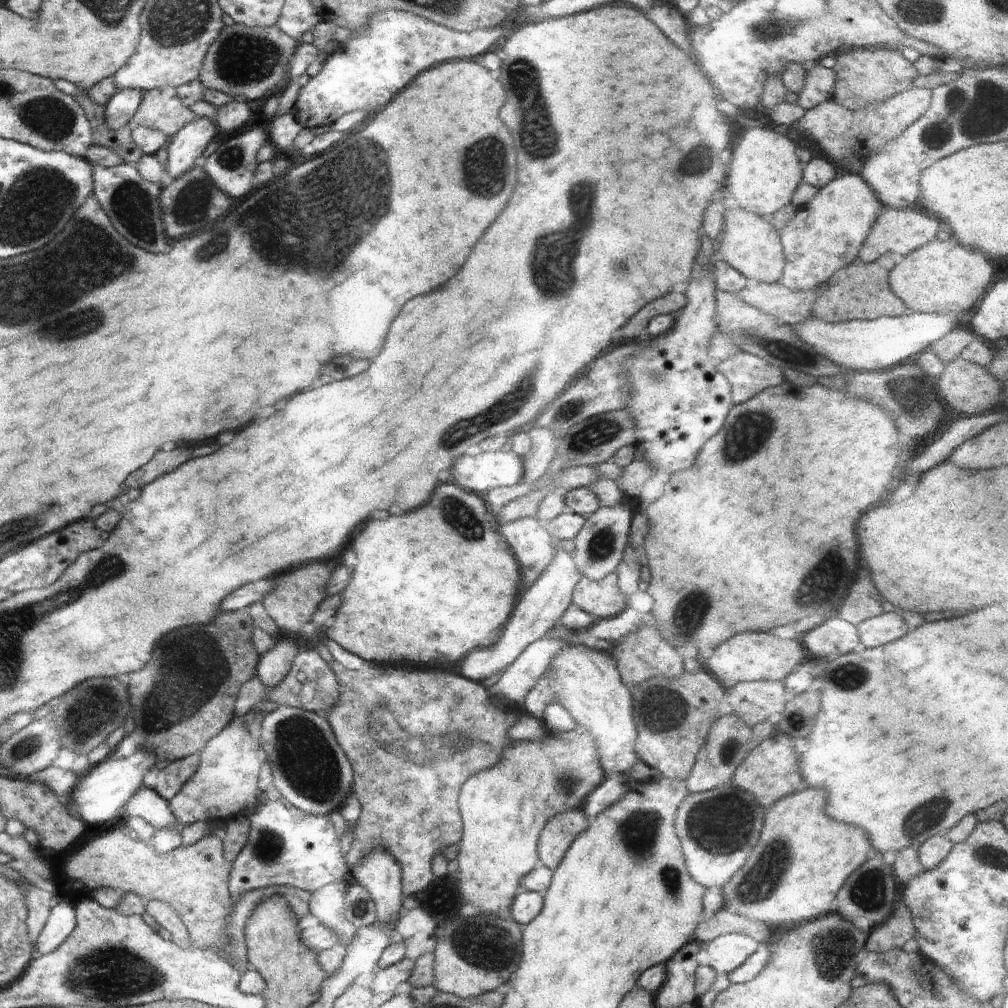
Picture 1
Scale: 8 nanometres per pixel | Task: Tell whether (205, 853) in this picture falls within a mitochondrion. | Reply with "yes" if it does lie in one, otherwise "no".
no

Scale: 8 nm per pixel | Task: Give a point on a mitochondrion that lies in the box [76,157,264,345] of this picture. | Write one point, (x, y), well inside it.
(132, 206)

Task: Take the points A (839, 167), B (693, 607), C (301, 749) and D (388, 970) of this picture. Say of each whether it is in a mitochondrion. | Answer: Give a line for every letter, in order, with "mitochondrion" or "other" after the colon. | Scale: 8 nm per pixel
A: other
B: mitochondrion
C: mitochondrion
D: other

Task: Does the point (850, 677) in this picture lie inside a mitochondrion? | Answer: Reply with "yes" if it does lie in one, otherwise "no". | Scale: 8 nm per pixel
yes

